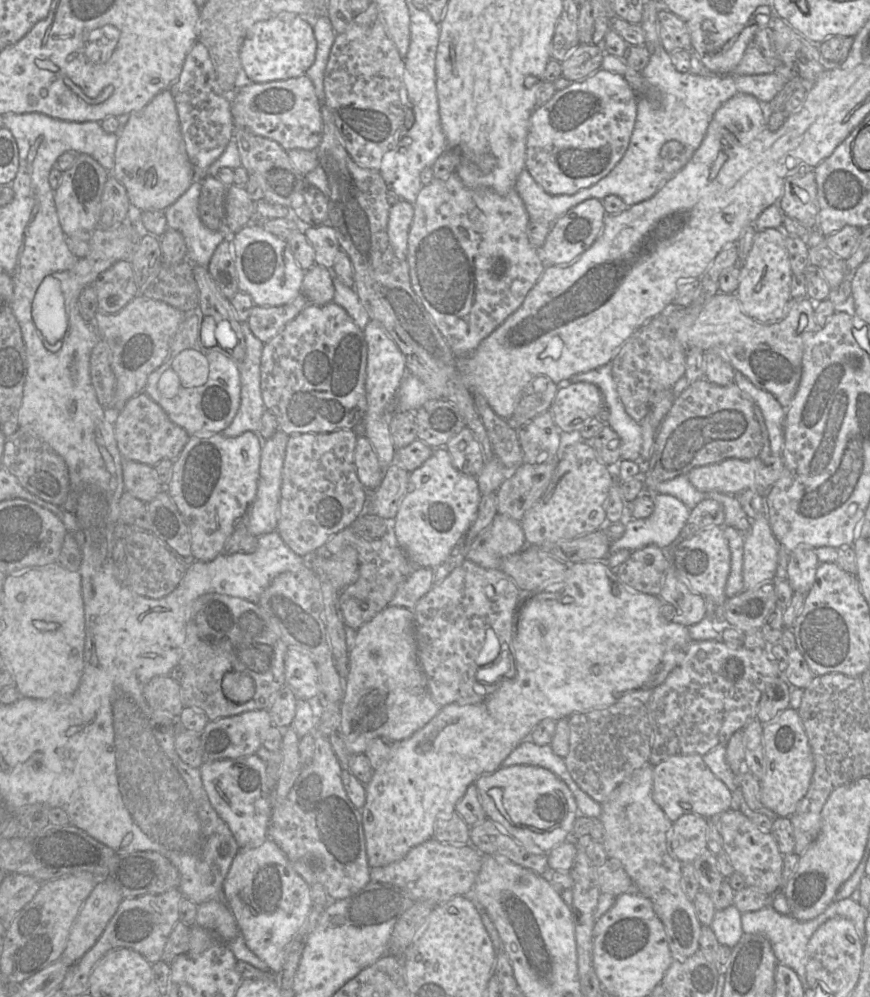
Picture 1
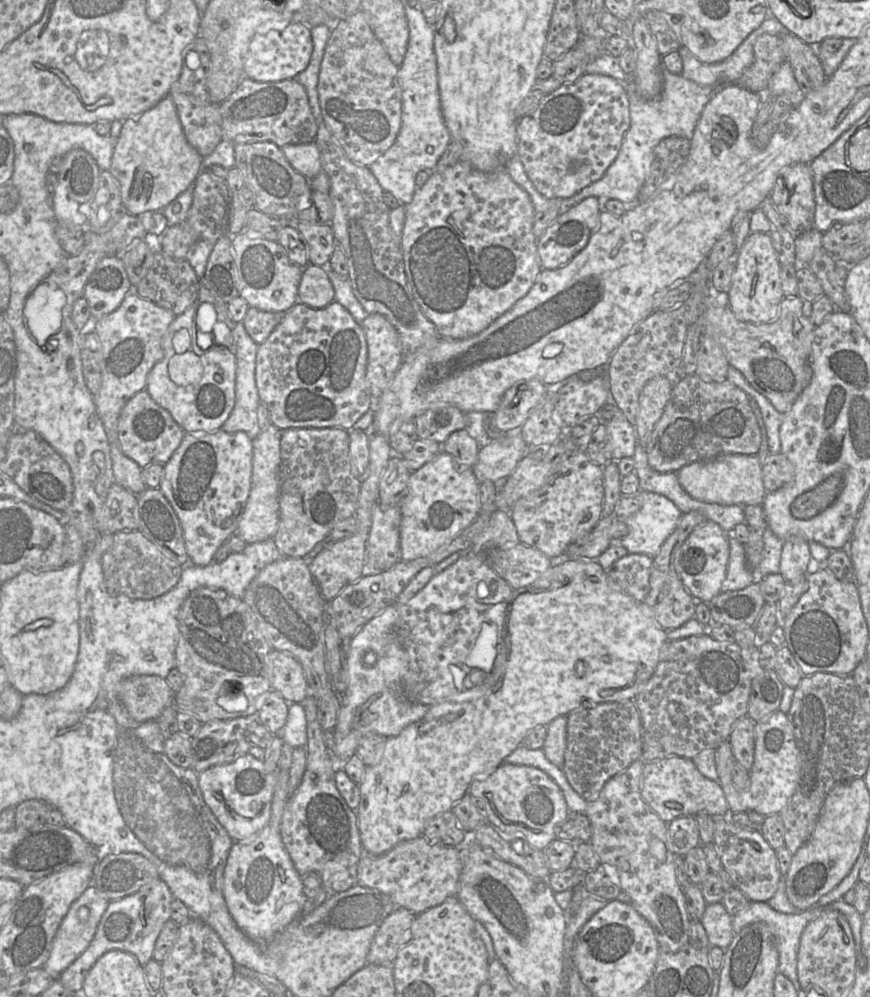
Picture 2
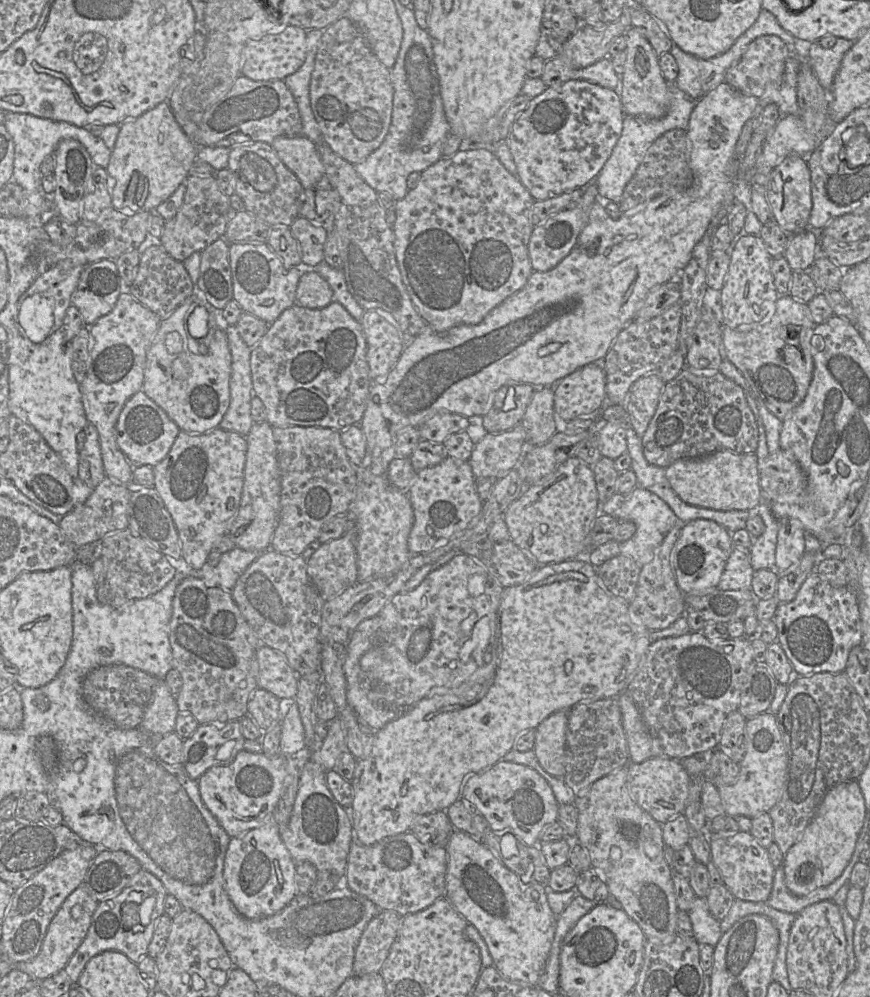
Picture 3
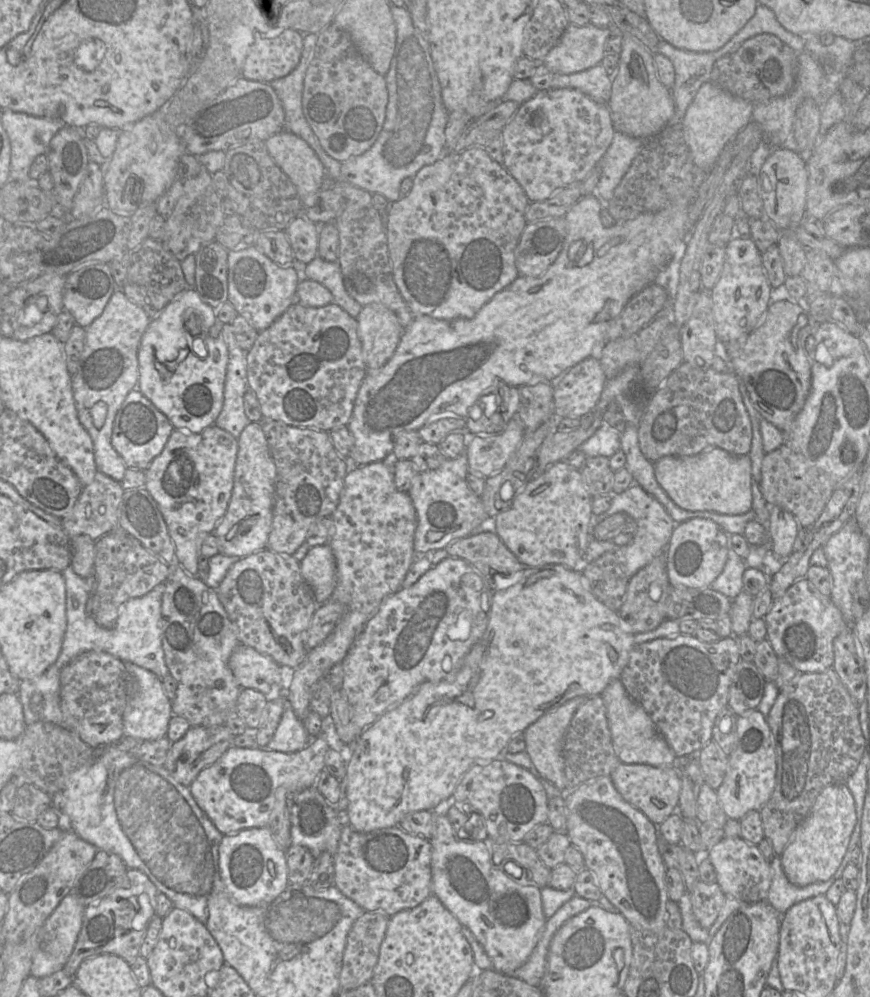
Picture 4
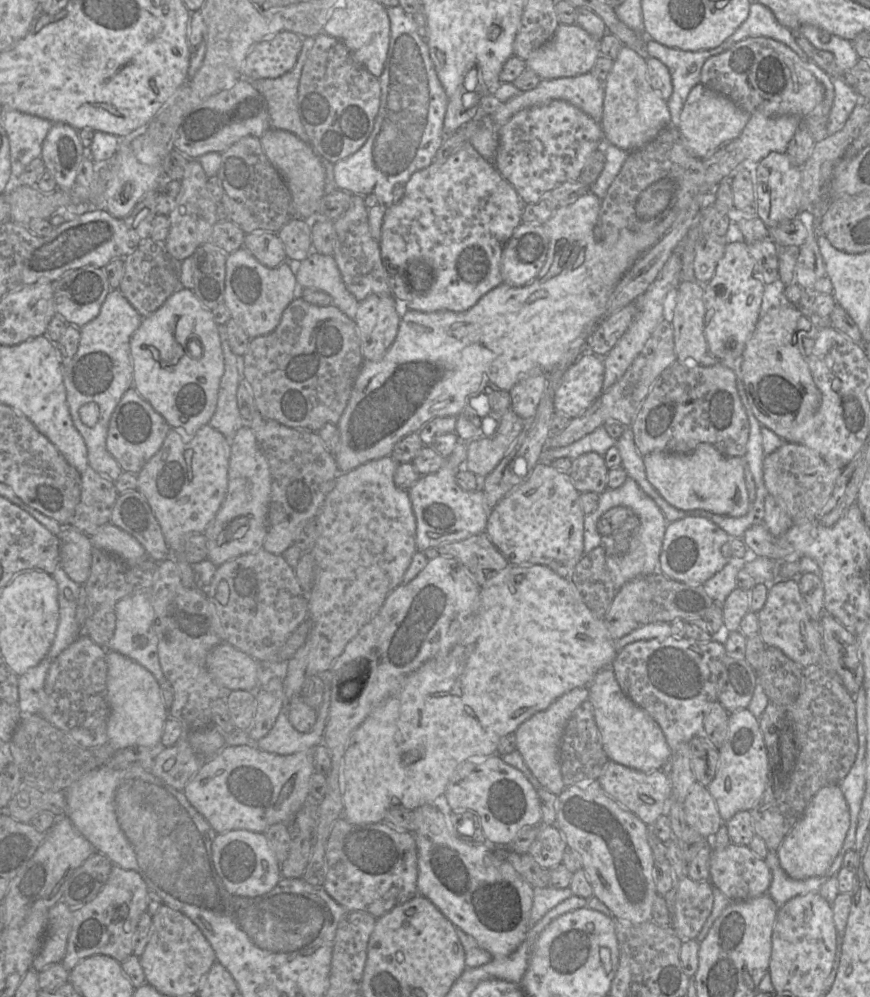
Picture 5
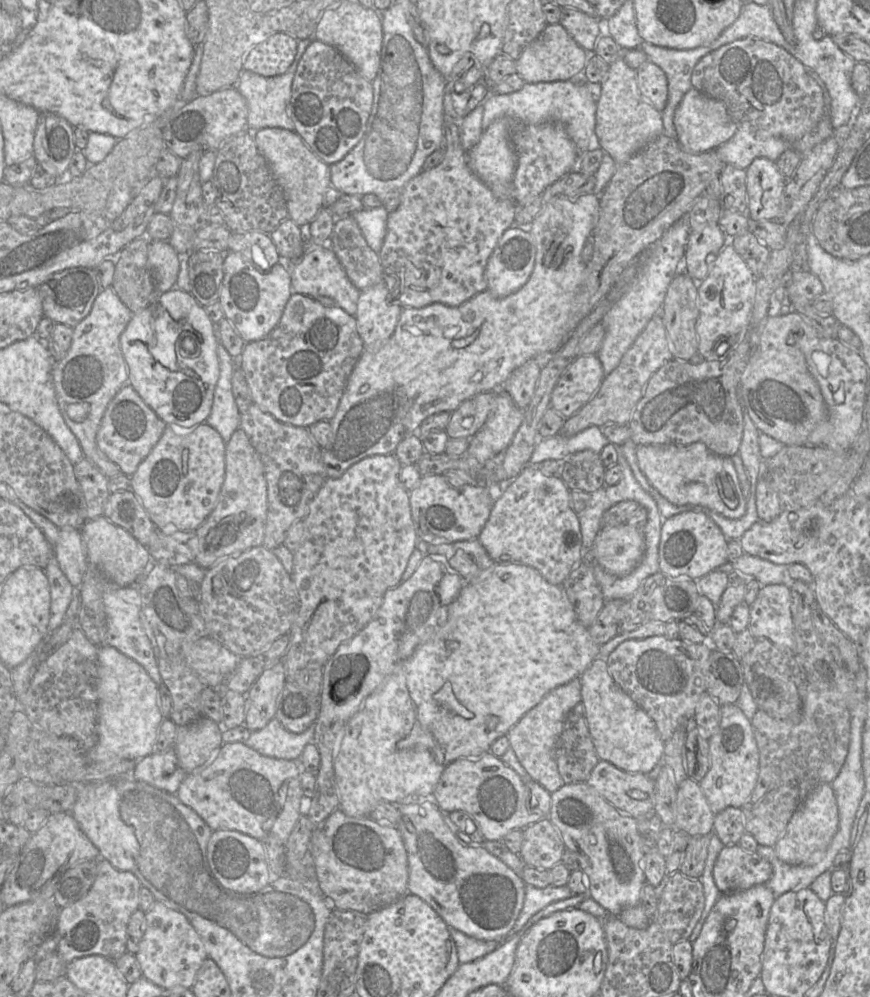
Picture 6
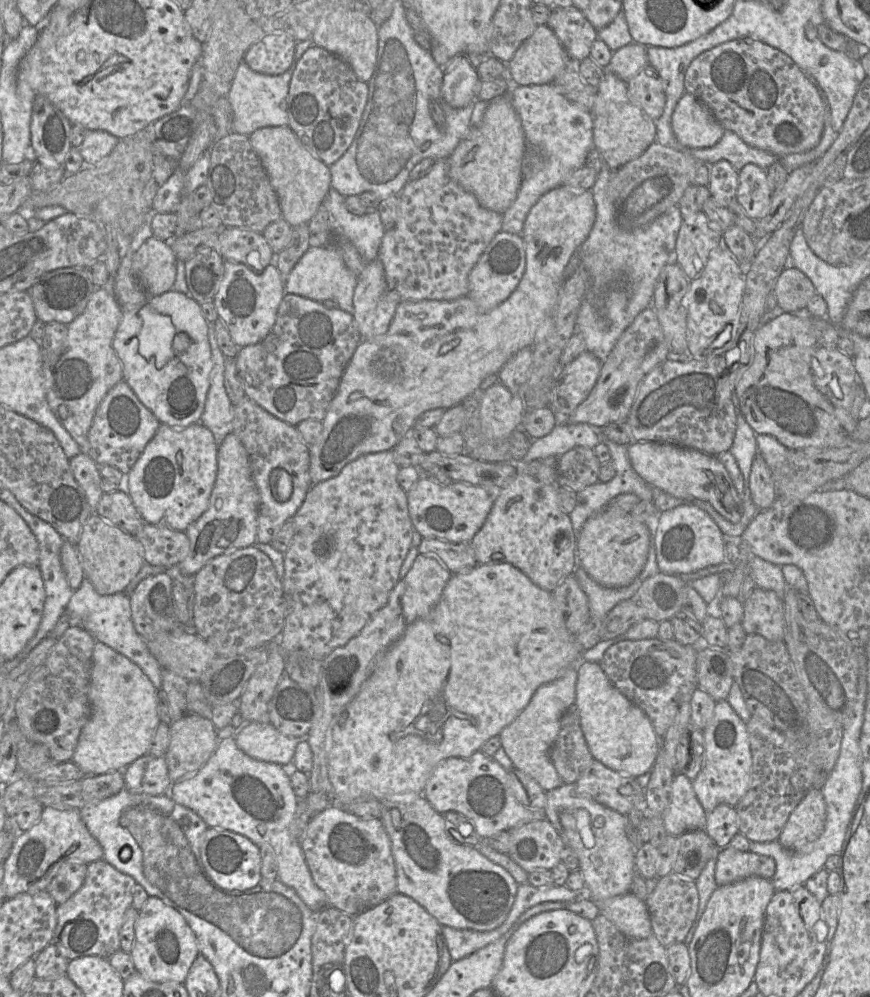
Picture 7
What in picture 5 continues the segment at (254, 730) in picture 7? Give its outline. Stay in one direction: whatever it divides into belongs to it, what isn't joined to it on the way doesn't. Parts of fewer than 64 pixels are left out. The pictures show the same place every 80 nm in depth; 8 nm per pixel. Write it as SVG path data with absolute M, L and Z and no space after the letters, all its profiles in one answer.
M327 684L321 706L318 709L316 723L311 731L302 733L296 730L288 719L286 708L283 707L270 732L256 742L256 747L269 753L289 755L322 744L329 706L330 691Z

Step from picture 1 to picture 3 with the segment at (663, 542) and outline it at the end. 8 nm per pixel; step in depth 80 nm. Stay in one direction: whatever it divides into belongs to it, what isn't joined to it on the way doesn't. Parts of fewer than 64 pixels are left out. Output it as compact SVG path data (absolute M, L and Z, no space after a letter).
M640 486L626 495L625 501L612 516L620 521L631 521L635 524L635 534L629 540L619 543L619 546L620 555L632 558L639 565L652 561L666 535L679 523L677 516L666 502Z

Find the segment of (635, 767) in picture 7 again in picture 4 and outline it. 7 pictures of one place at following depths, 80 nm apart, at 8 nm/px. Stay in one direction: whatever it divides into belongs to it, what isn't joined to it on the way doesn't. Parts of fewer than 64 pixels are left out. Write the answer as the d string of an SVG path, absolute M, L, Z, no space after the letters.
M619 678L612 679L600 696L606 706L613 748L621 763L676 766L677 756L645 710L628 695Z

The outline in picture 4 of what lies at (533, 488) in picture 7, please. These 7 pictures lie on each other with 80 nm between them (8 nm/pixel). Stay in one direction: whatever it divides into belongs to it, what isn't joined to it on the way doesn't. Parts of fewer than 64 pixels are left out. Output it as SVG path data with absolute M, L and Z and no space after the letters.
M559 461L537 474L514 499L512 505L493 519L491 527L524 566L531 568L560 564L574 570L587 550L592 498L583 482L580 470L564 461Z

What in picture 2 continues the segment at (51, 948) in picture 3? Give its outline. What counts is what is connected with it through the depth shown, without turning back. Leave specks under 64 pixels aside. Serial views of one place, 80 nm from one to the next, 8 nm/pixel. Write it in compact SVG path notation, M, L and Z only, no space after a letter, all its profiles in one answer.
M90 885L72 903L54 936L50 956L42 967L52 978L59 978L60 974L88 948L109 902L100 890Z

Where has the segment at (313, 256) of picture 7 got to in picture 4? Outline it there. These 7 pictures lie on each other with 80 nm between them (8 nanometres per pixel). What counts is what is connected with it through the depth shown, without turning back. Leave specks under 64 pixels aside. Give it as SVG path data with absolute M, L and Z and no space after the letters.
M317 255L306 264L304 277L321 283L333 295L338 304L350 316L357 318L362 306L346 291L338 262L329 262Z

